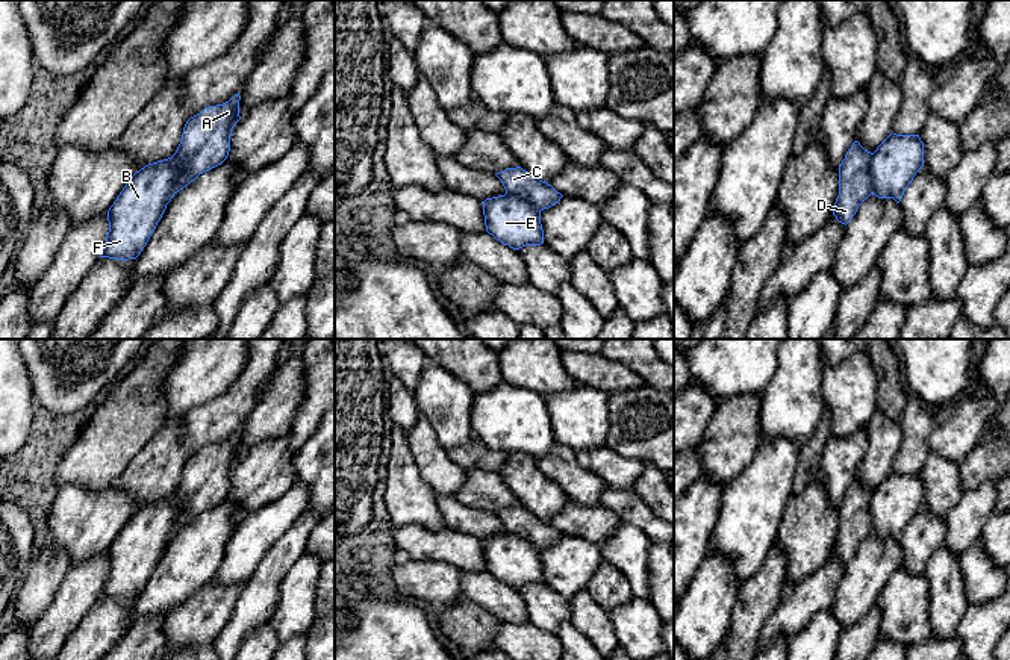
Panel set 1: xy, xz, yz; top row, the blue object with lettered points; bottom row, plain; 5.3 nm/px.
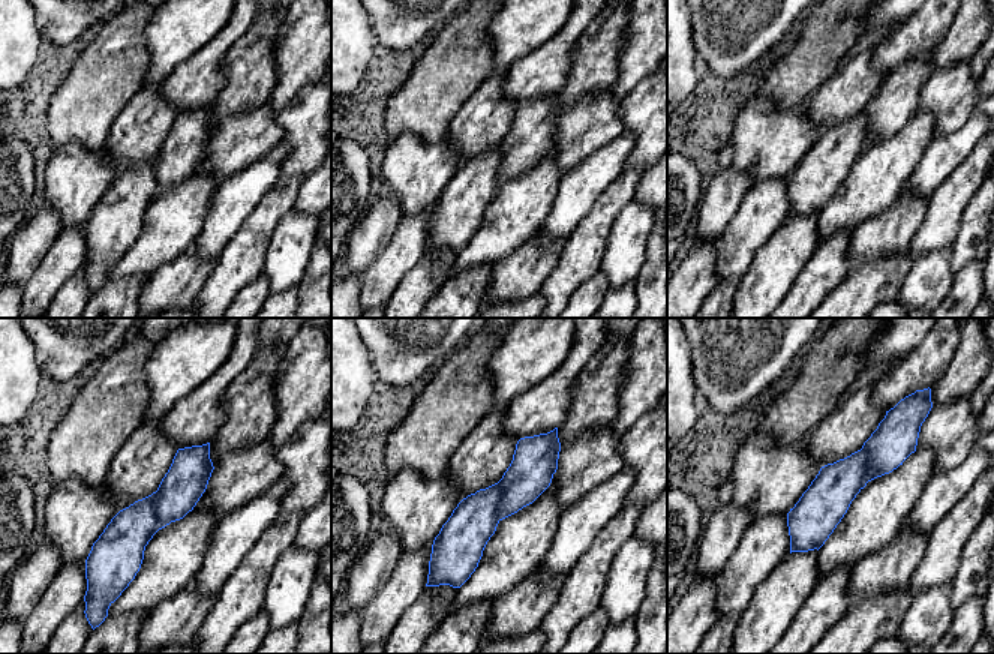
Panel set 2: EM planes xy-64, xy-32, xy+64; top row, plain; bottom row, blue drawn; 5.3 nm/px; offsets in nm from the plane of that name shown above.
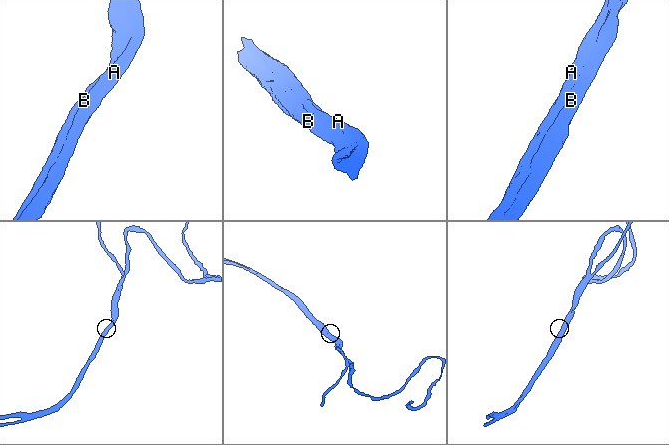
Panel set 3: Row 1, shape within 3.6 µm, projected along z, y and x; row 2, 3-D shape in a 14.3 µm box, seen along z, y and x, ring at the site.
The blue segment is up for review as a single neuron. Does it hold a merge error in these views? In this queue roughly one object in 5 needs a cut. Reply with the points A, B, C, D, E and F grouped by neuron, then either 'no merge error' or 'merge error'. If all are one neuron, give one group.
groups A C D / B E F; merge error

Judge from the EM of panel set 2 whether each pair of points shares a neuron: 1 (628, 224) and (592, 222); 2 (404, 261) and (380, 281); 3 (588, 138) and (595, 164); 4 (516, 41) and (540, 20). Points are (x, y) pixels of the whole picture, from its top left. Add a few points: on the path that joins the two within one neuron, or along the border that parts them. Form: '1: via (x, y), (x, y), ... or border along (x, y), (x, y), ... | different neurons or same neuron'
1: border along (633, 198), (615, 219), (603, 258) | different neurons
2: via (398, 263), (386, 275) | same neuron
3: border along (621, 132), (564, 173) | different neurons
4: via (522, 35), (534, 23) | same neuron

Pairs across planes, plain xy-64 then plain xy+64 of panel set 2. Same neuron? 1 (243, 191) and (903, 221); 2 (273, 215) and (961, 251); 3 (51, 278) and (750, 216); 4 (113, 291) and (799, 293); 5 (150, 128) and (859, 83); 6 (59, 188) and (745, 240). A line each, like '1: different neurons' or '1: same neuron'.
1: different neurons
2: different neurons
3: same neuron
4: same neuron
5: same neuron
6: different neurons

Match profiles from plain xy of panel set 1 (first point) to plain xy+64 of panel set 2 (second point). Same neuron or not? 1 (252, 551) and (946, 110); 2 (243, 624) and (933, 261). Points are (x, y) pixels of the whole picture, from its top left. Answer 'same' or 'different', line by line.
1: different
2: different

